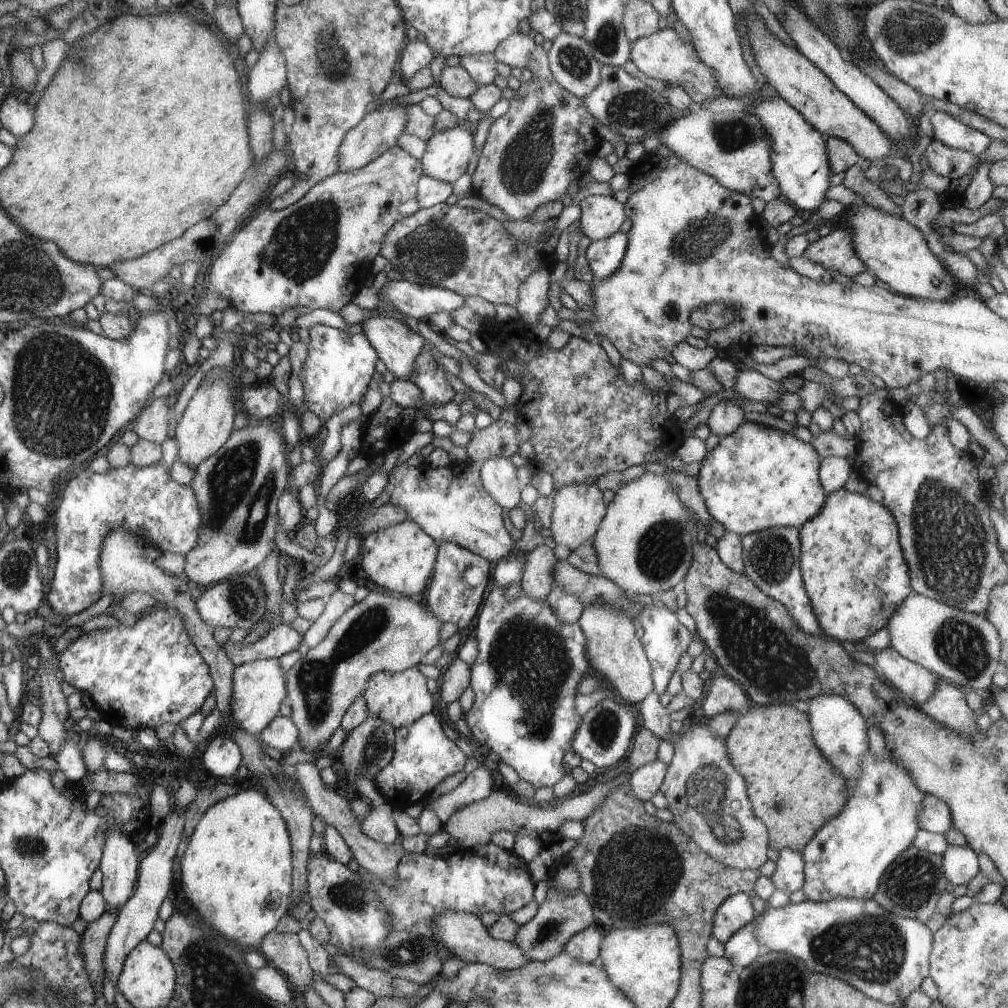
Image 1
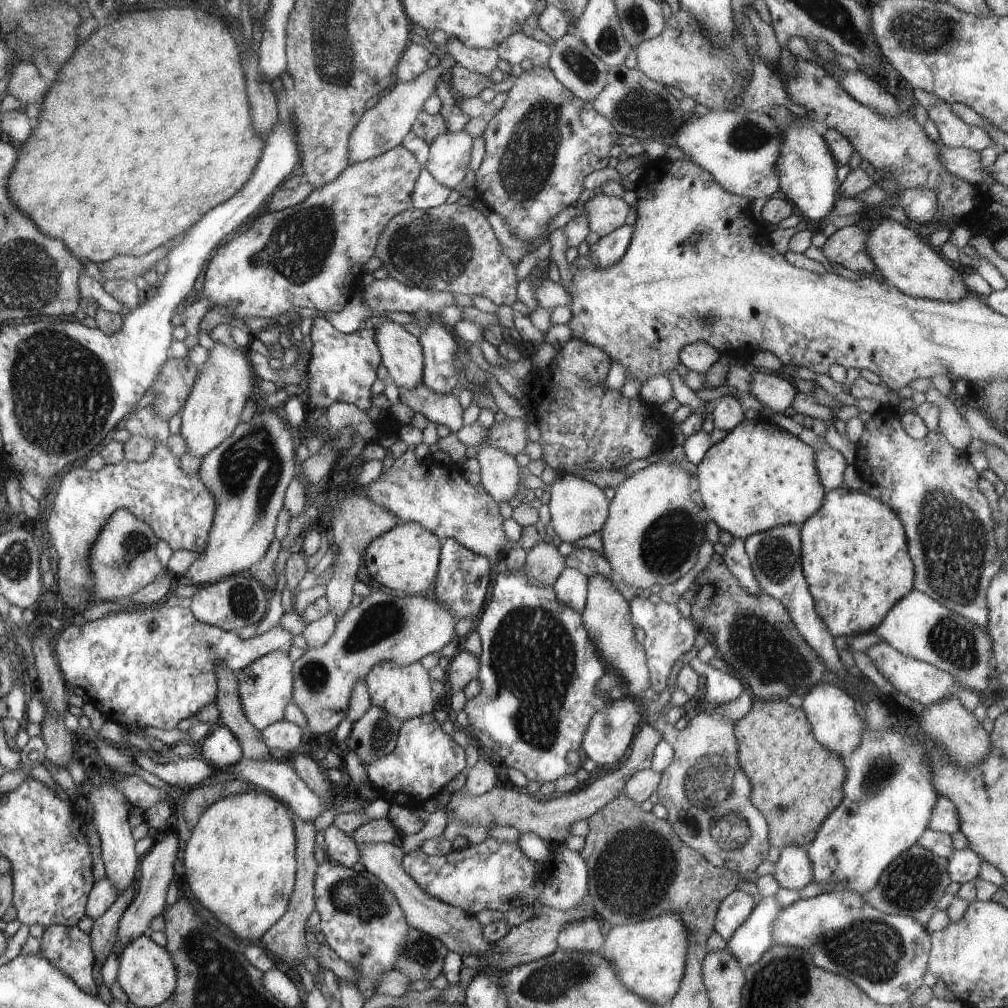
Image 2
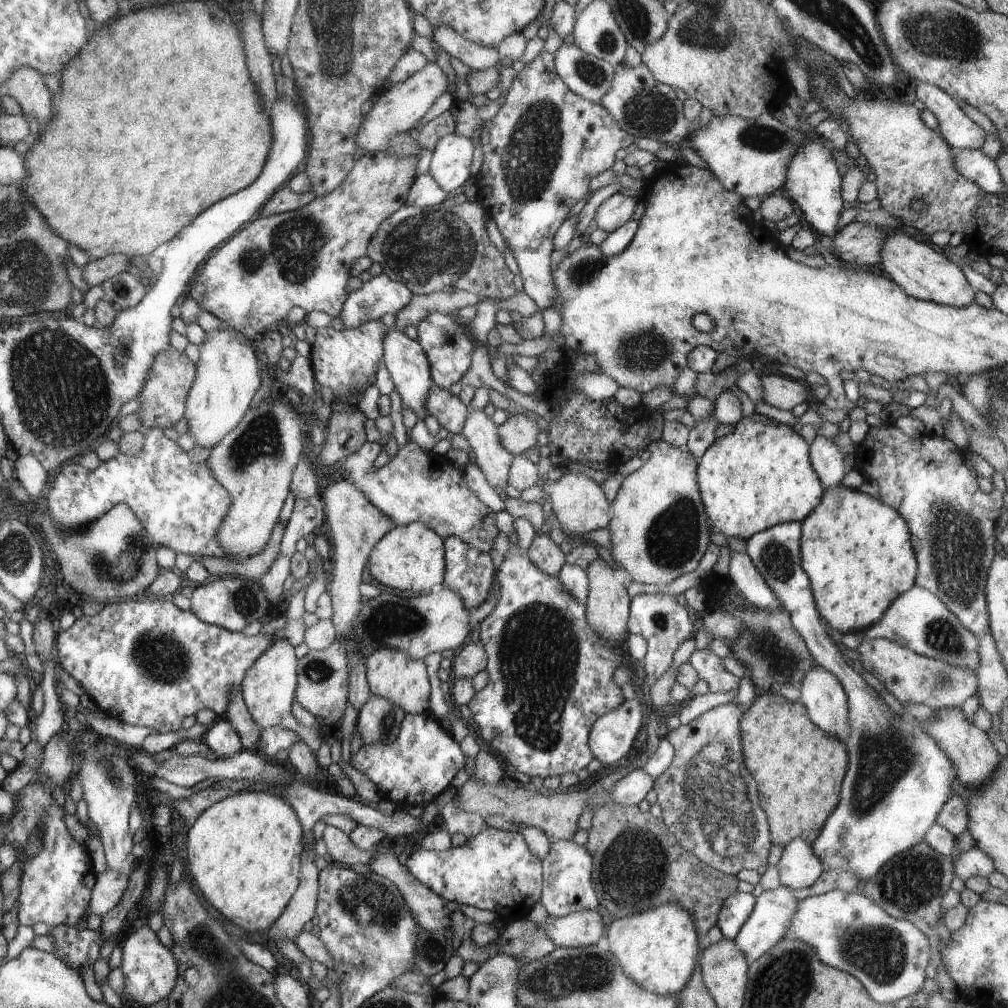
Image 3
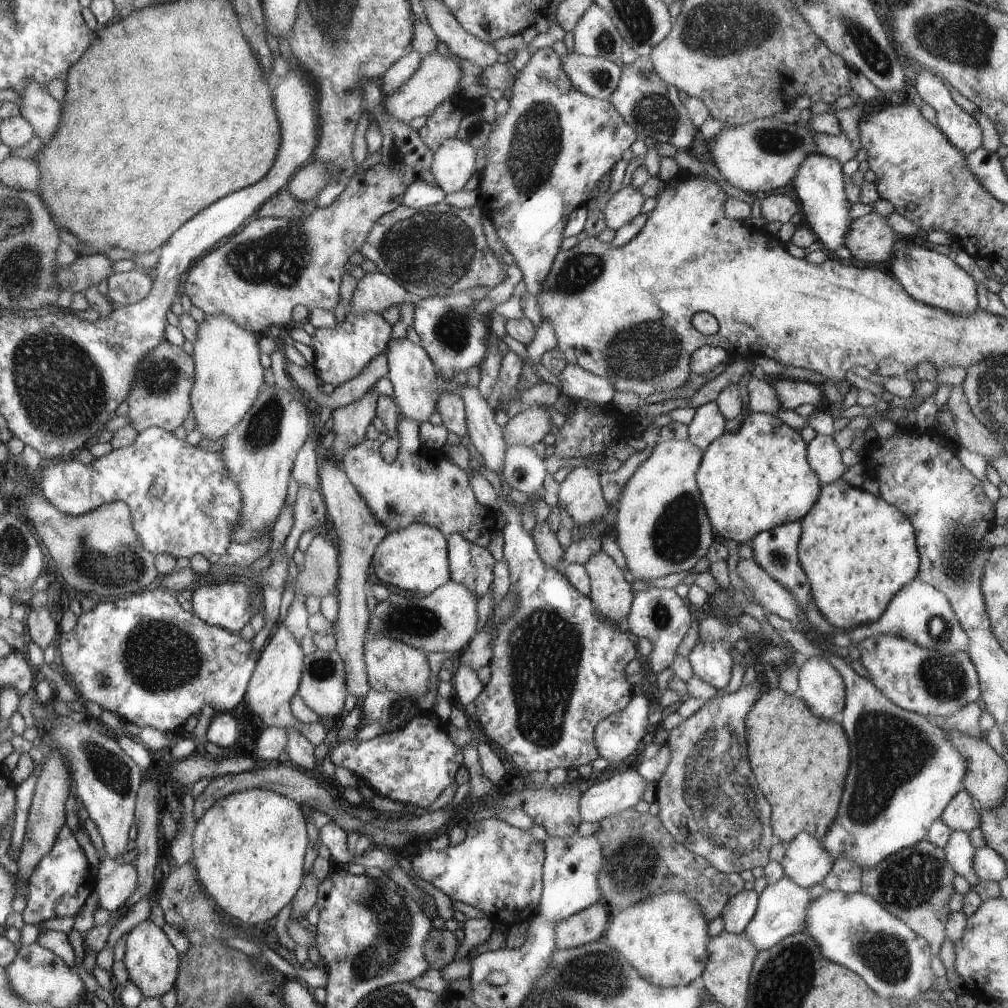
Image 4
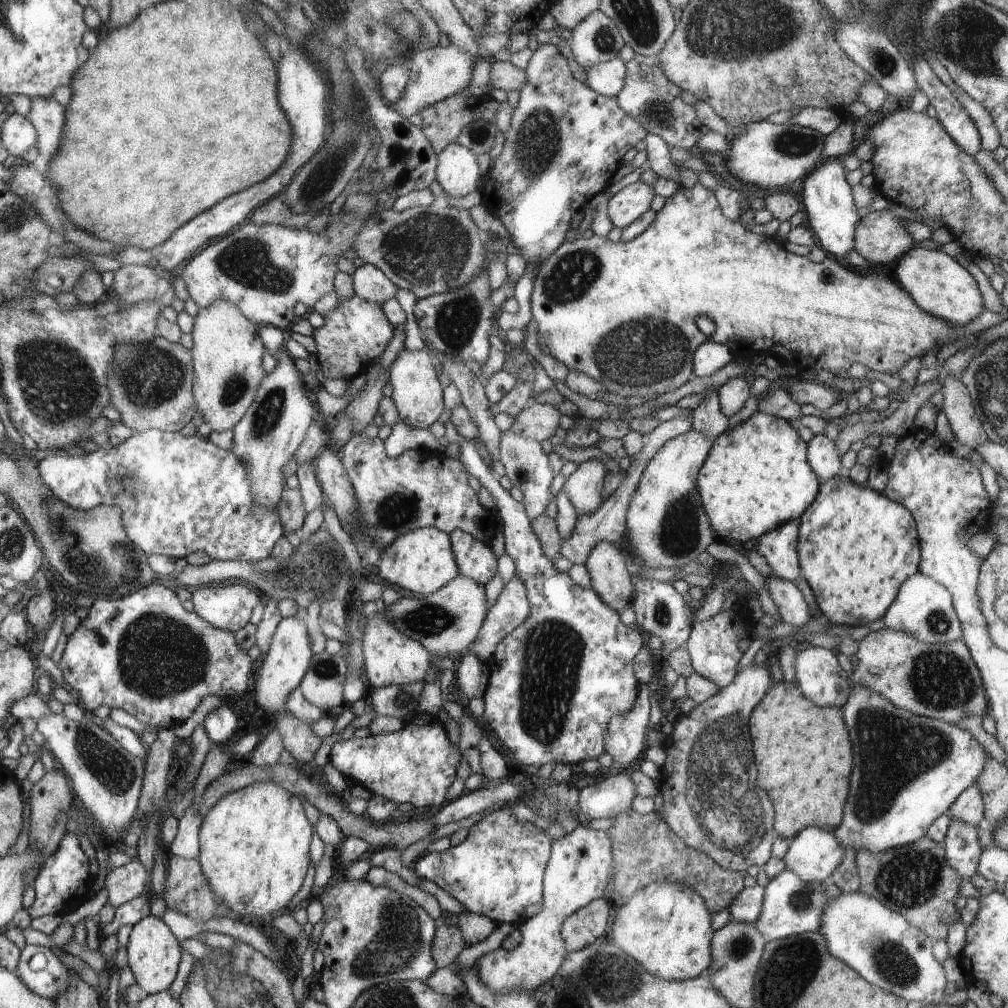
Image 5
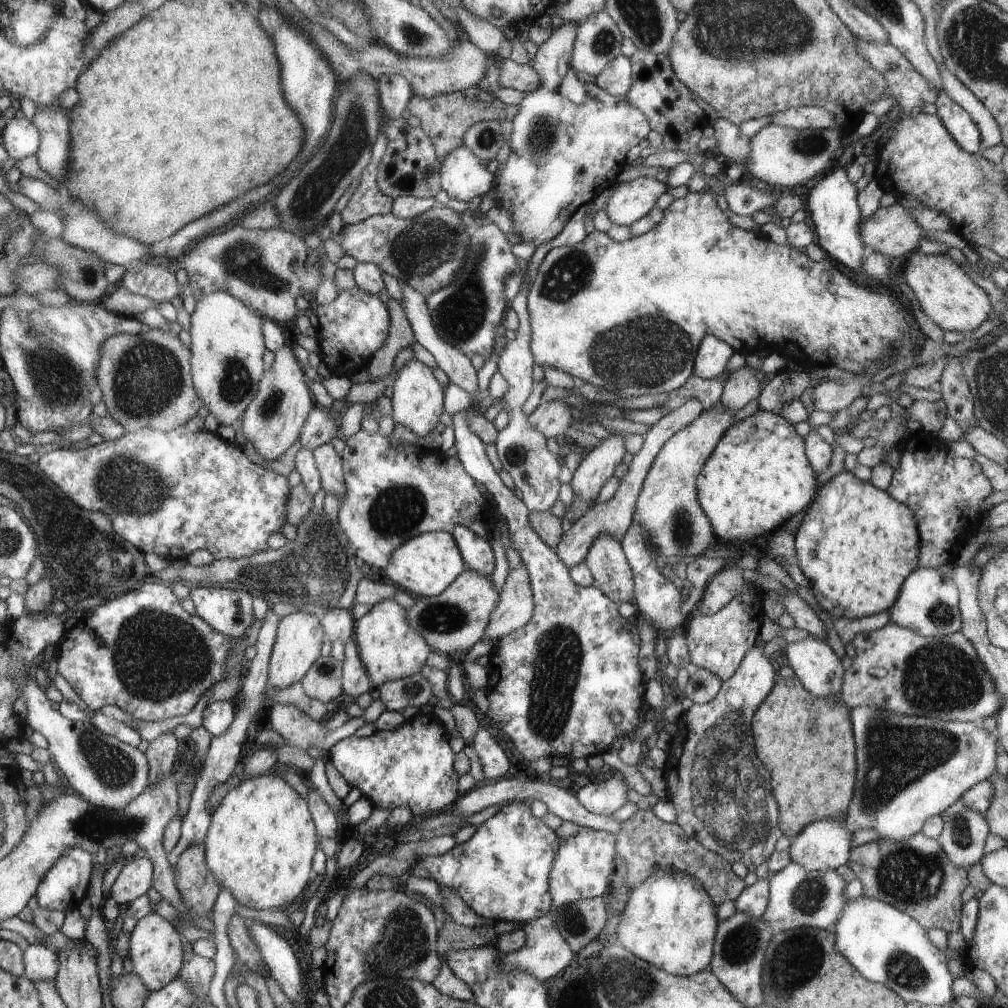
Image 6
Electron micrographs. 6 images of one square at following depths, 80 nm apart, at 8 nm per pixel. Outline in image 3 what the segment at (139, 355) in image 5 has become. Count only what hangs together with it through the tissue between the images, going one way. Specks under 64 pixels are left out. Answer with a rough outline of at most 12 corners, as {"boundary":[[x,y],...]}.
{"boundary":[[172,345],[142,389],[141,419],[170,428],[185,416],[196,366]]}

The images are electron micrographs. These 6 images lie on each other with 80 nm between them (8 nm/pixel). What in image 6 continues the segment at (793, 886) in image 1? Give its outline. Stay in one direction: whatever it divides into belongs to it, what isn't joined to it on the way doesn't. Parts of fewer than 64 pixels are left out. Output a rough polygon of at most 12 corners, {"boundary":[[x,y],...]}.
{"boundary":[[846,820],[810,824],[792,842],[791,862],[822,873],[848,863]]}

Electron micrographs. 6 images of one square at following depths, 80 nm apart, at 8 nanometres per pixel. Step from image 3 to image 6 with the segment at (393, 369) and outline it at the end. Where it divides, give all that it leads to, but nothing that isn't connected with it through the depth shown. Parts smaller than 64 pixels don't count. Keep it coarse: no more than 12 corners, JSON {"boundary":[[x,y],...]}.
{"boundary":[[412,358],[393,383],[395,424],[420,438],[442,414],[444,390]]}

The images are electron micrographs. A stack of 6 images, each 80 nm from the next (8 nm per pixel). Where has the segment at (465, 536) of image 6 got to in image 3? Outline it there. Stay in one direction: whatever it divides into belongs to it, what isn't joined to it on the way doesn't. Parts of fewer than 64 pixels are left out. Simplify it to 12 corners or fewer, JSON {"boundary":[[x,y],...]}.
{"boundary":[[458,537],[446,538],[442,586],[468,610],[487,600],[492,558]]}

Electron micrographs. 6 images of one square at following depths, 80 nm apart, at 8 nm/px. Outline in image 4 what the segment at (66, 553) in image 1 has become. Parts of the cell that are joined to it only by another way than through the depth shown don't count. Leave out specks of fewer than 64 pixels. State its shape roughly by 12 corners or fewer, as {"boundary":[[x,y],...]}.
{"boundary":[[162,428],[90,466],[50,458],[42,494],[82,516],[124,502],[154,556],[252,567],[274,526],[232,534],[220,452]]}

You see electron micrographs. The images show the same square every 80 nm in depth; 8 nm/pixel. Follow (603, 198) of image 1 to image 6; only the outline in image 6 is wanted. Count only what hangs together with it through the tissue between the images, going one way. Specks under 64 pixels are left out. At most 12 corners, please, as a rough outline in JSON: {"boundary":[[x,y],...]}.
{"boundary":[[654,178],[617,182],[604,210],[630,227],[668,192]]}

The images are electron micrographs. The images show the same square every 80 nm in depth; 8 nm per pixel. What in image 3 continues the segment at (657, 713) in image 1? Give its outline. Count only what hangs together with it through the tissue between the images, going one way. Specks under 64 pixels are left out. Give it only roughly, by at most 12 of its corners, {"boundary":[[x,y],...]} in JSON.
{"boundary":[[743,710],[666,738],[653,784],[679,844],[727,875],[773,845],[744,766]]}

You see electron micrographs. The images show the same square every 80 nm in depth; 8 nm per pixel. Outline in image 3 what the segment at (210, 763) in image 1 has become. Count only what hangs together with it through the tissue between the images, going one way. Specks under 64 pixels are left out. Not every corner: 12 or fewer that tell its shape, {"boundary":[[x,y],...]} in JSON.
{"boundary":[[218,718],[201,740],[215,758],[243,749],[236,729]]}

